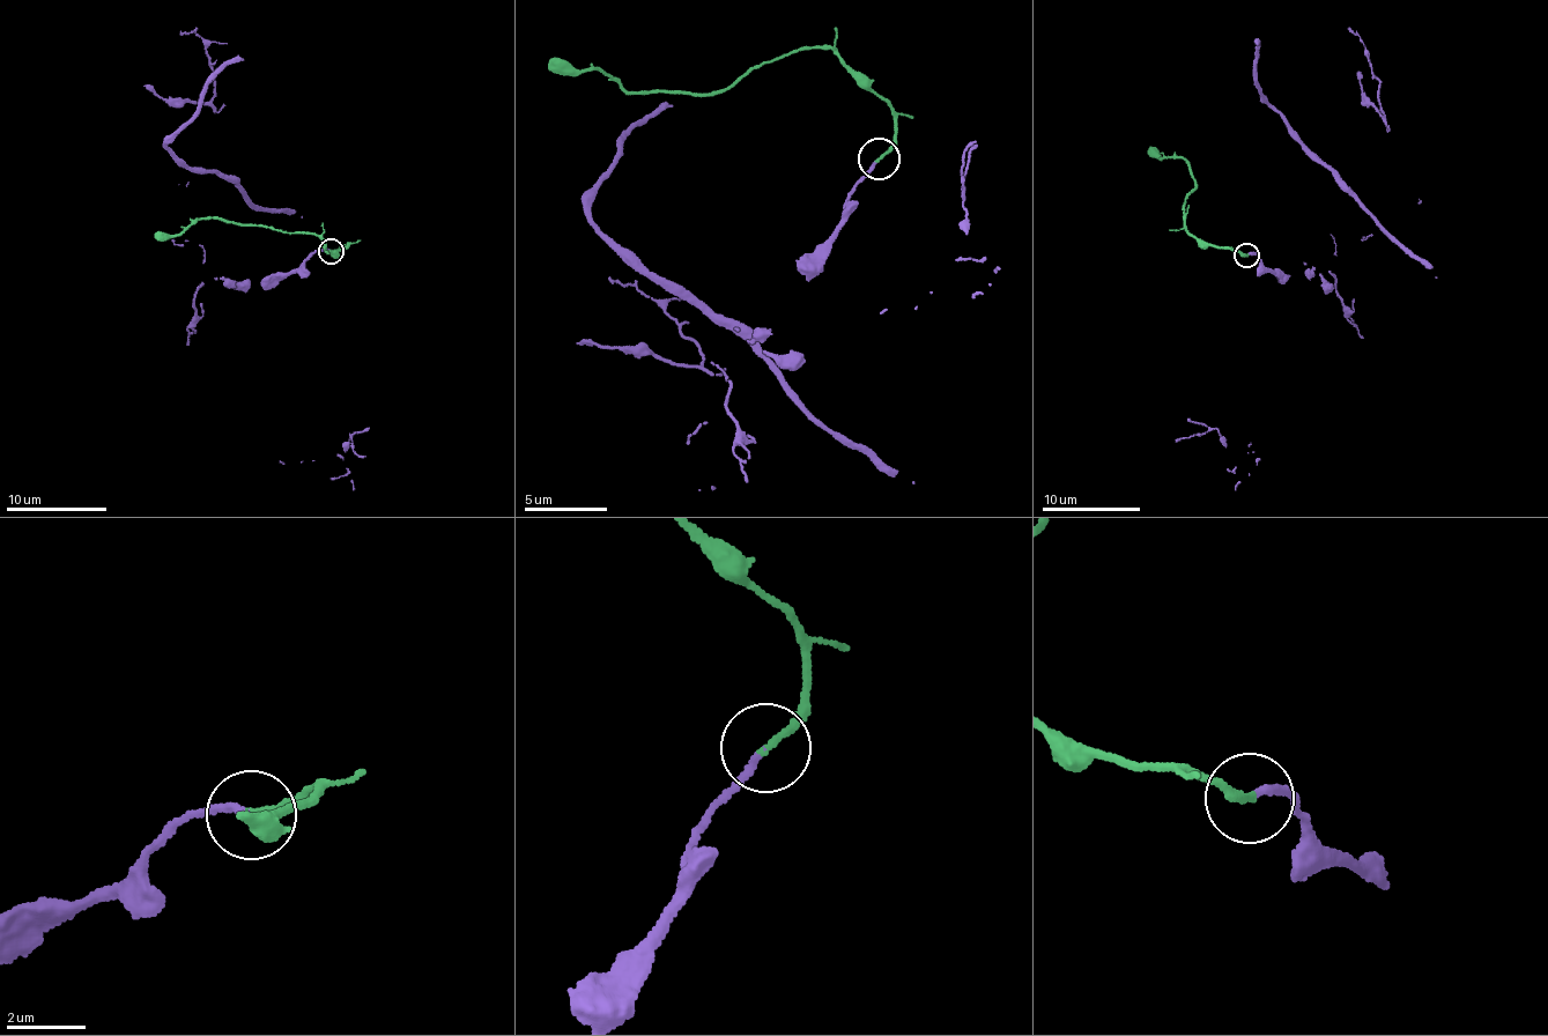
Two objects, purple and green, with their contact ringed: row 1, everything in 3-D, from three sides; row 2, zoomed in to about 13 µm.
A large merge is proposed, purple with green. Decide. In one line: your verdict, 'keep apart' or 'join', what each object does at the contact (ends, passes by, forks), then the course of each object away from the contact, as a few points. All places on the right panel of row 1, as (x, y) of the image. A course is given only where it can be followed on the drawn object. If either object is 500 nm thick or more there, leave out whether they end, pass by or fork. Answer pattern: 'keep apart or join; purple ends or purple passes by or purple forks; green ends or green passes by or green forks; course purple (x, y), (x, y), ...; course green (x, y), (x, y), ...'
join; purple ends; green ends; course purple (1246, 256), (1288, 278), (1315, 274), (1332, 283), (1385, 234), (1376, 226), (1330, 271), (1358, 337), (1249, 446); course green (1246, 256), (1200, 243), (1185, 228), (1184, 200), (1195, 183), (1190, 165), (1171, 156), (1158, 158), (1149, 147)

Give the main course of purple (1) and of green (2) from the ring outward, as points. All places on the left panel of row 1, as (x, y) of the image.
1: (331, 251), (264, 282), (227, 282), (249, 279), (246, 204), (195, 291), (189, 345), (283, 464)
2: (331, 251), (348, 245), (333, 253), (313, 234), (282, 234), (216, 217), (199, 219), (177, 235), (156, 234)

